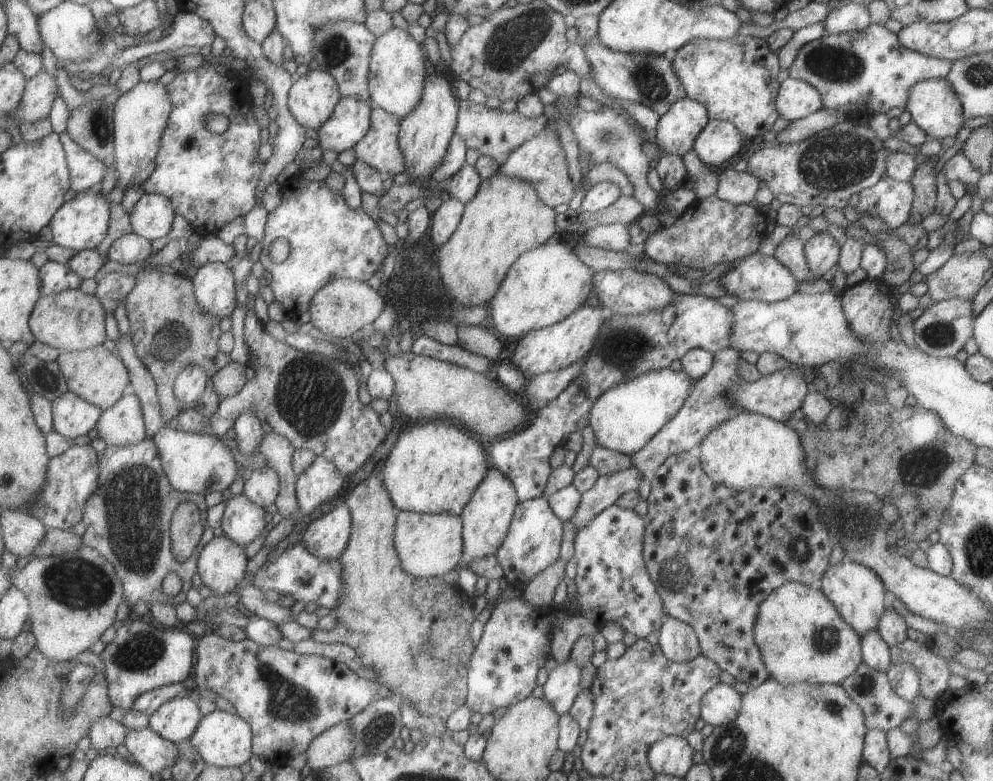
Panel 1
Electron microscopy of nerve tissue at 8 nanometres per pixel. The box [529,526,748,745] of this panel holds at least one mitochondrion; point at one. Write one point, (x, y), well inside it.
(673, 572)

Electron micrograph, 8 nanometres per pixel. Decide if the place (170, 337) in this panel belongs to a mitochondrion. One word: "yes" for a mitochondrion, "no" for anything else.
yes

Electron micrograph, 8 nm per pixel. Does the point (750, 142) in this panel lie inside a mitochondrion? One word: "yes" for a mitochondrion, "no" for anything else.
no

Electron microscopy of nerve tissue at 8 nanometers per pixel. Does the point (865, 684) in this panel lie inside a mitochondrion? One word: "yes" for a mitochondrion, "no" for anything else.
yes

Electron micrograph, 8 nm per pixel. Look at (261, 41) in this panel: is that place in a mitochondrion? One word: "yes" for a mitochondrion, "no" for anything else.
no

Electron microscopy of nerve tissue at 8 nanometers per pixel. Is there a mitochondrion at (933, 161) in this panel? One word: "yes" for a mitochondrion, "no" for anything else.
no

